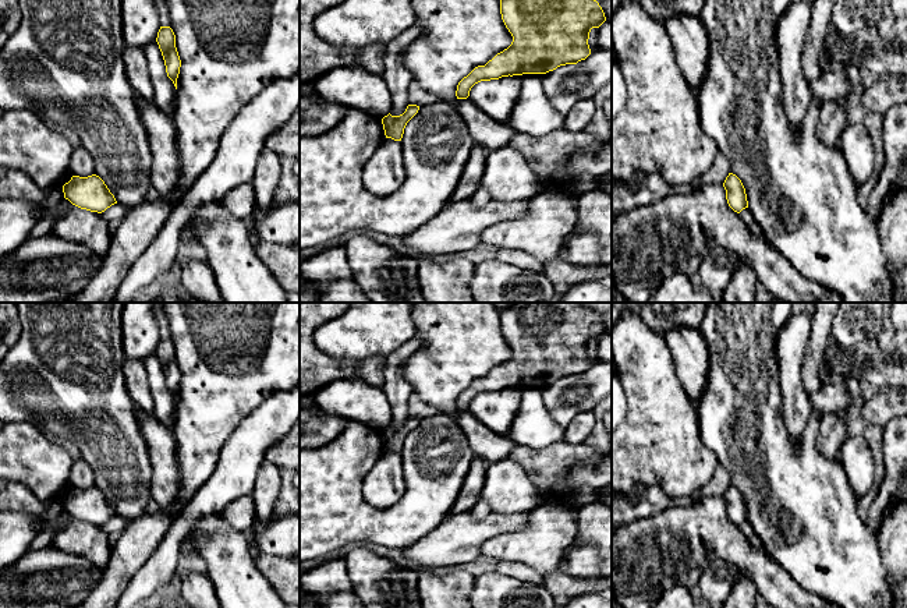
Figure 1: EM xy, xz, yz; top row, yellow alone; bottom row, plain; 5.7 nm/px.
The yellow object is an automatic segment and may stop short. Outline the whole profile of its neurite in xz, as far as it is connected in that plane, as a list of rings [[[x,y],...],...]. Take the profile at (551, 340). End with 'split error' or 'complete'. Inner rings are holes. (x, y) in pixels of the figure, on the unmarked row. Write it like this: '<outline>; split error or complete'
[[[514,303],[500,310],[500,326],[513,349],[511,357],[464,389],[457,397],[457,411],[467,411],[471,400],[481,393],[546,386],[560,378],[585,372],[591,367],[588,357],[591,342],[599,340],[606,333],[599,315],[580,303]]]; complete

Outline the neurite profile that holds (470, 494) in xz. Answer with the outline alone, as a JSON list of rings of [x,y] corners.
[[[478,456],[474,457],[468,474],[454,502],[454,506],[450,510],[450,516],[470,512],[481,501],[481,491],[489,464],[490,463],[485,459],[481,459]]]

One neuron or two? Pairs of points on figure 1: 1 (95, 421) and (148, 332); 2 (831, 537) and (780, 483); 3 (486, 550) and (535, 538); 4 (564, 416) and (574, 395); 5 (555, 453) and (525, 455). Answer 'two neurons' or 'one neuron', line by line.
1: two neurons
2: one neuron
3: one neuron
4: one neuron
5: one neuron

